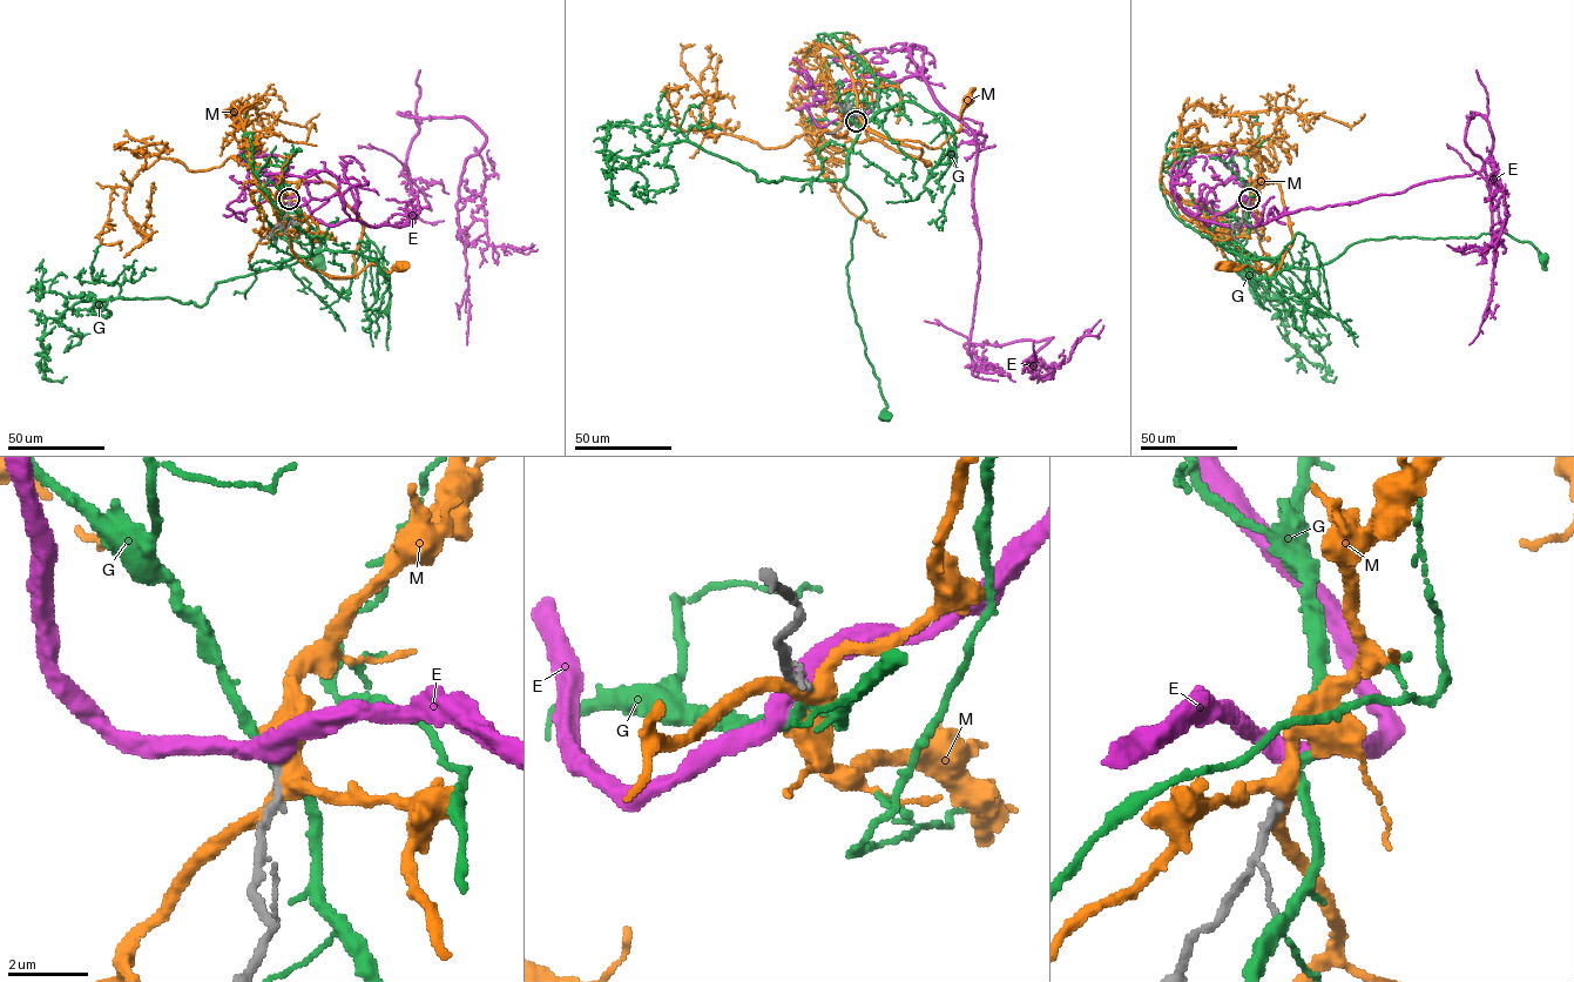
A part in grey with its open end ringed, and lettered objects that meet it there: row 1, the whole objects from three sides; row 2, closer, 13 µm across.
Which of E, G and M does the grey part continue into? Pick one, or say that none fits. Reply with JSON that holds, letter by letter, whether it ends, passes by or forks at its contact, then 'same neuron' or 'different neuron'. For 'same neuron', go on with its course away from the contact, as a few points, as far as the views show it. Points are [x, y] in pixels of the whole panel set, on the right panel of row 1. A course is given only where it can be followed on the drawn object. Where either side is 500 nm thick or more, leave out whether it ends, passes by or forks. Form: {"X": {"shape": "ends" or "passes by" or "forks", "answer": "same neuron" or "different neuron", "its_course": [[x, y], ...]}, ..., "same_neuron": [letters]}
{"E": {"shape": "passes by", "answer": "different neuron"}, "G": {"shape": "passes by", "answer": "different neuron"}, "M": {"shape": "forks", "answer": "different neuron"}, "same_neuron": []}

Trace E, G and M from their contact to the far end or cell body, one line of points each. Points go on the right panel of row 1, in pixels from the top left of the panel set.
E: (1248, 199), (1202, 220), (1472, 175), (1492, 145), (1473, 112), (1506, 220), (1452, 249)
G: (1249, 199), (1249, 231), (1235, 249), (1291, 267), (1322, 266), (1368, 240), (1504, 231), (1529, 242), (1542, 260)
M: (1248, 201), (1261, 180), (1276, 181), (1292, 242), (1274, 277), (1267, 276), (1275, 263), (1260, 273), (1228, 267)

